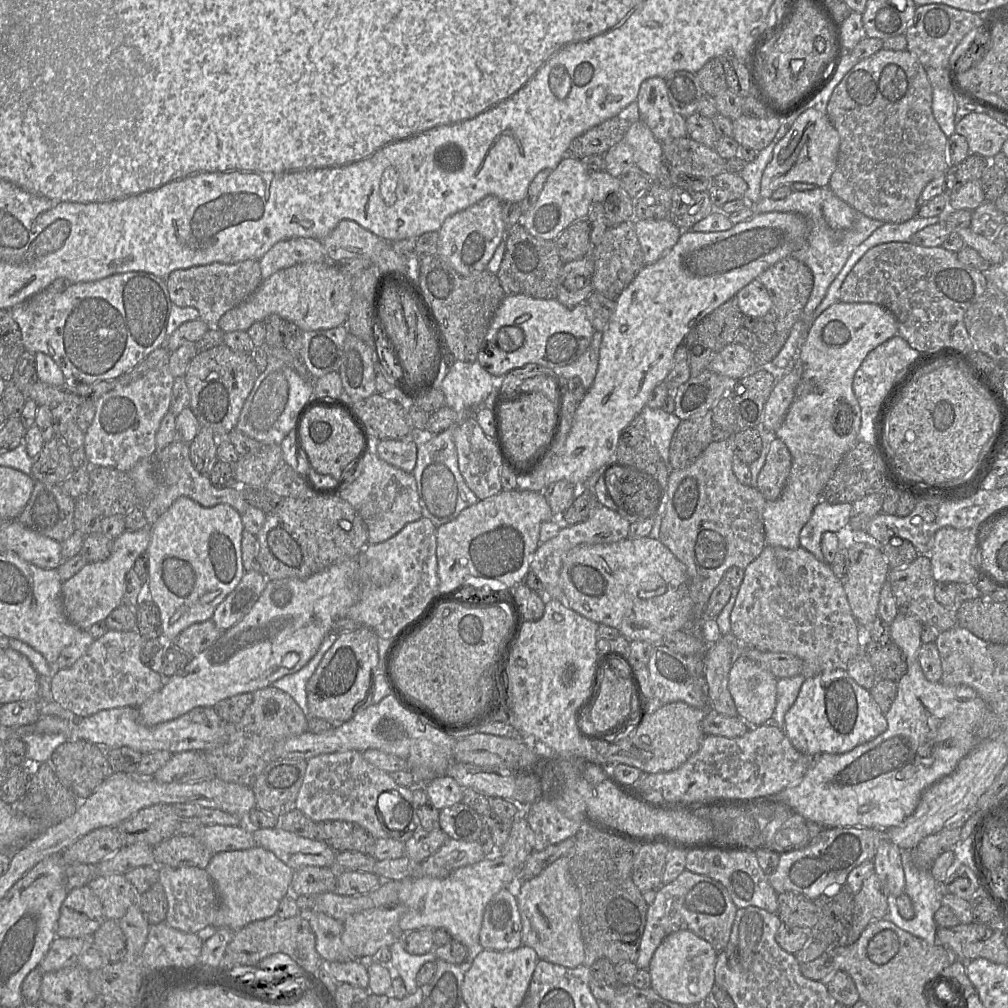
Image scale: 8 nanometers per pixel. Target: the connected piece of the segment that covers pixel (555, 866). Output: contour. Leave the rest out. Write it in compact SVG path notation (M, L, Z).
M567 856L560 857L539 875L515 884L521 918L522 945L532 948L539 960L566 968L584 965L585 953L580 930L580 893L569 872Z

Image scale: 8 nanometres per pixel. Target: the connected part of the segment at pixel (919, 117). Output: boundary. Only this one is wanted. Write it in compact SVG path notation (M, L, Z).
M882 48L872 56L860 60L835 87L826 107L826 115L835 127L840 137L837 166L829 181L829 189L841 200L849 204L857 213L882 221L884 223L899 224L912 219L919 208L920 195L925 186L938 177L946 174L949 167L948 137L941 130L932 112L933 87L928 79L923 65L916 55L910 51L892 51Z

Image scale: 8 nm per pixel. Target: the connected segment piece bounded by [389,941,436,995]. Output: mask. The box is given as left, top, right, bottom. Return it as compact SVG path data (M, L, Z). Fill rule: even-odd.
M397 941L389 947L391 961L389 970L400 977L405 985L407 995L412 995L418 989L416 976L420 968L427 962L435 962L434 950L423 955L411 955Z

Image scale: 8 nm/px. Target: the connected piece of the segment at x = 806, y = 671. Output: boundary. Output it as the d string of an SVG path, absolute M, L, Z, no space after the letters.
M765 545L760 555L744 569L744 578L739 587L735 605L730 615L730 621L733 636L742 645L753 647L760 651L783 652L799 657L803 661L801 674L805 678L812 678L836 669L846 670L849 660L863 652L863 640L859 632L859 624L849 605L842 580L834 574L830 564L819 561L812 553L801 546L796 549L786 549L779 546Z

